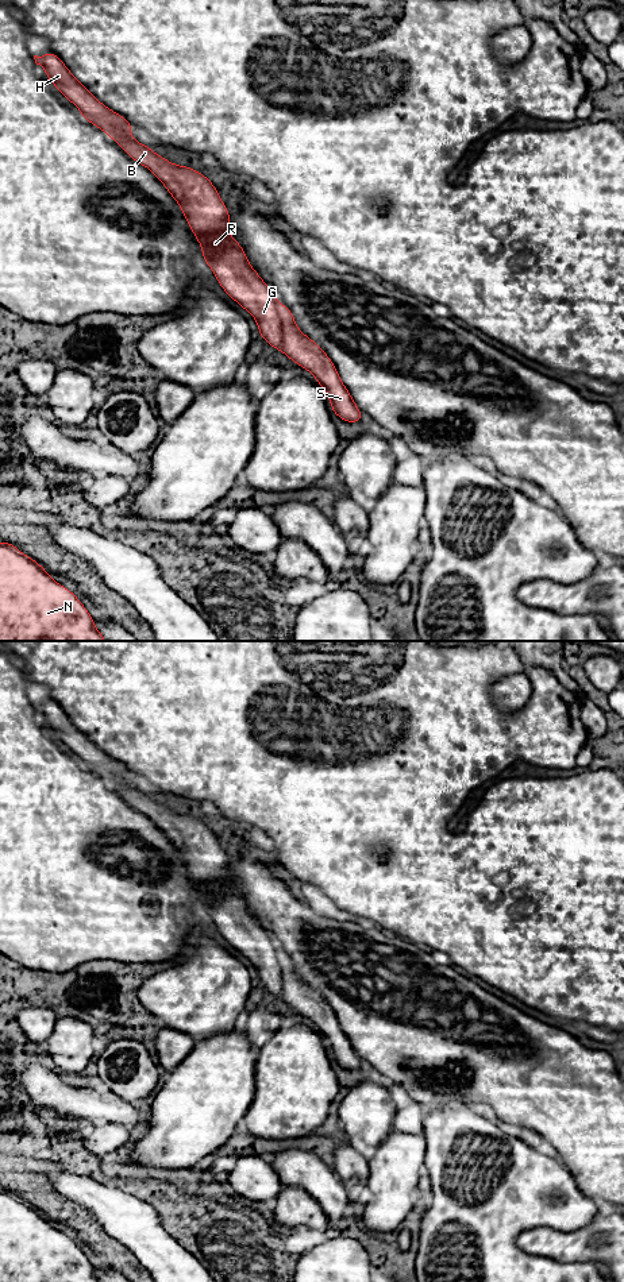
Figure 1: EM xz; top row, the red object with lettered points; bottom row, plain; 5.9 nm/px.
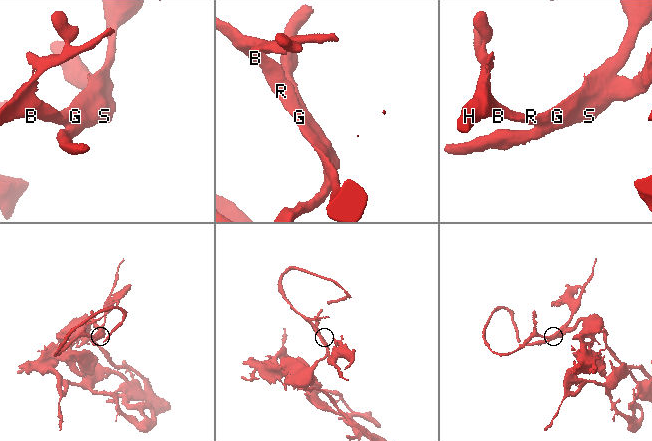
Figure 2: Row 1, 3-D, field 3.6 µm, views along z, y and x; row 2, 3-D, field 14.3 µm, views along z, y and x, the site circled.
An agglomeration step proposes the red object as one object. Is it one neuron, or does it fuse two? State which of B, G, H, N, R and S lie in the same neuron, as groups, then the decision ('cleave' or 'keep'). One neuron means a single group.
B G H N R S | keep

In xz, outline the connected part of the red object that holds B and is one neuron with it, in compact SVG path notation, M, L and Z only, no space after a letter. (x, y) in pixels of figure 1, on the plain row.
M55 700L34 703L34 707L88 771L104 779L131 807L147 815L162 830L201 892L204 911L212 916L228 945L254 965L261 985L315 1024L334 1062L350 1071L363 1067L334 1009L297 976L293 961L277 947L250 912L243 895L230 883L230 858L215 833L200 819L172 811L150 793L135 788L131 771L99 749Z

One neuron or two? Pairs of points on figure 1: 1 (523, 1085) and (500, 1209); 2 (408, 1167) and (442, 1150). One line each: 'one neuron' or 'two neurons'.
1: two neurons
2: two neurons

